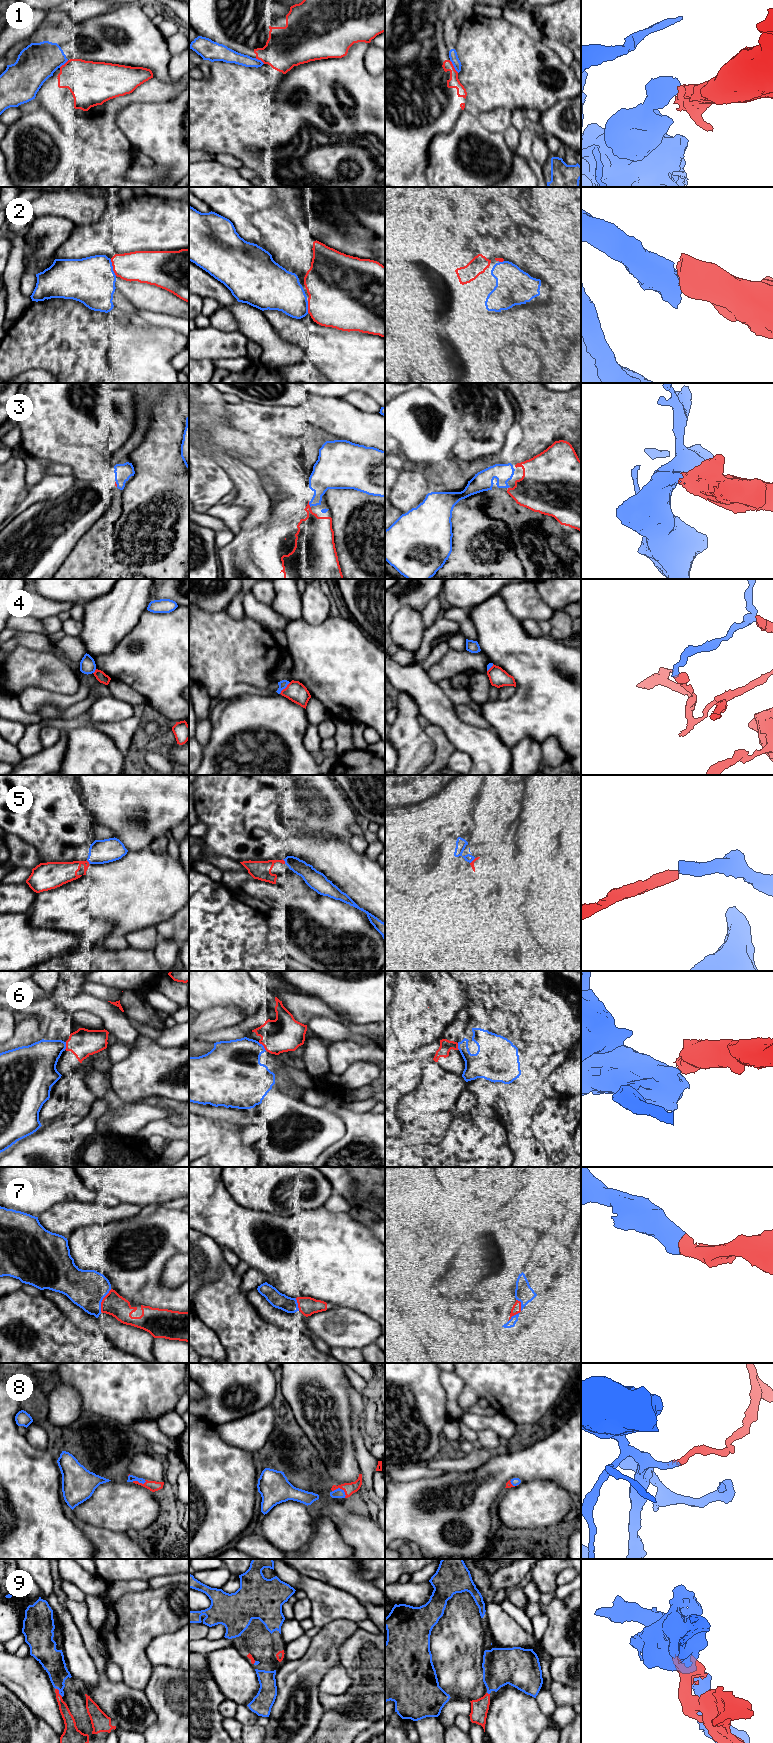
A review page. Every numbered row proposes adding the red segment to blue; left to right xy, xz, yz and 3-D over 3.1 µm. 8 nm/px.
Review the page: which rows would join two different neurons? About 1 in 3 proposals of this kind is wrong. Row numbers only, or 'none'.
1, 4

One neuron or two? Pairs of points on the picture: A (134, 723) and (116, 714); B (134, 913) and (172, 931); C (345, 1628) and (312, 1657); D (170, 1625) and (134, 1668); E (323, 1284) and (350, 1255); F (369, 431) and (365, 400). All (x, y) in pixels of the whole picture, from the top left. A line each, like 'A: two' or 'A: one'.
A: two
B: two
C: one
D: one
E: one
F: two

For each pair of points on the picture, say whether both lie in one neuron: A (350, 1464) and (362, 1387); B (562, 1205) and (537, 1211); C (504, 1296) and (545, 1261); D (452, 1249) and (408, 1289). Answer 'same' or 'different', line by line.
A: different
B: same
C: different
D: different

